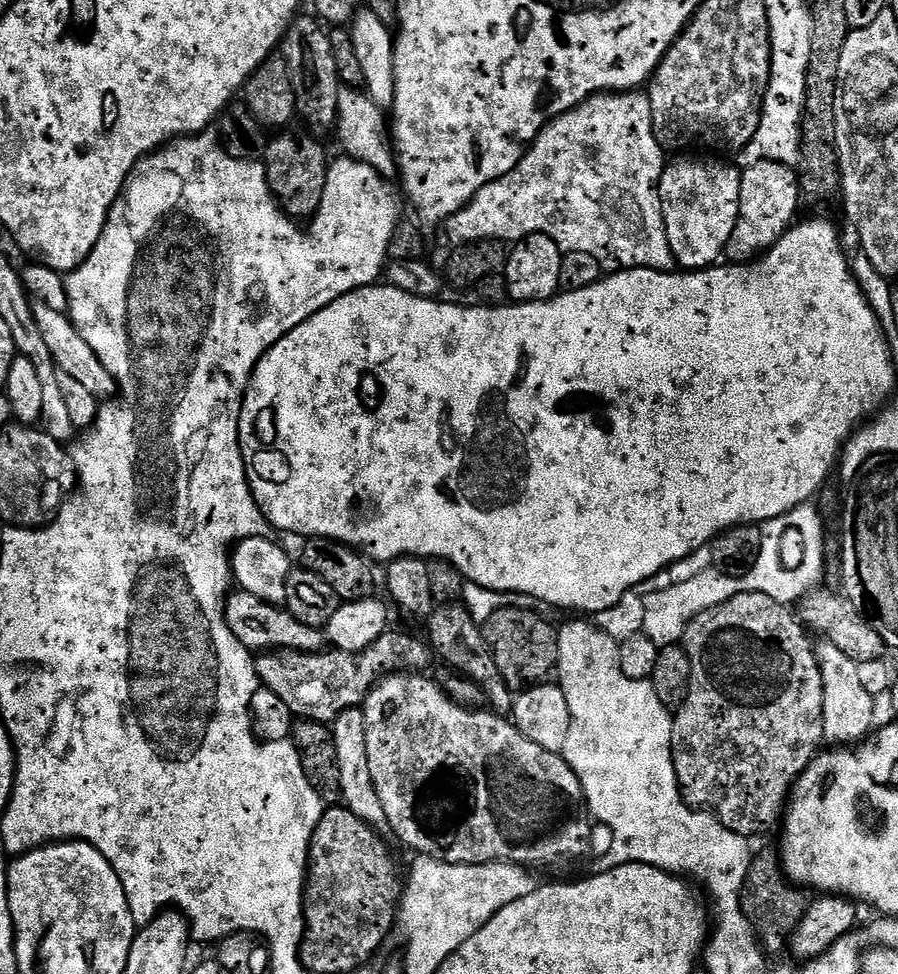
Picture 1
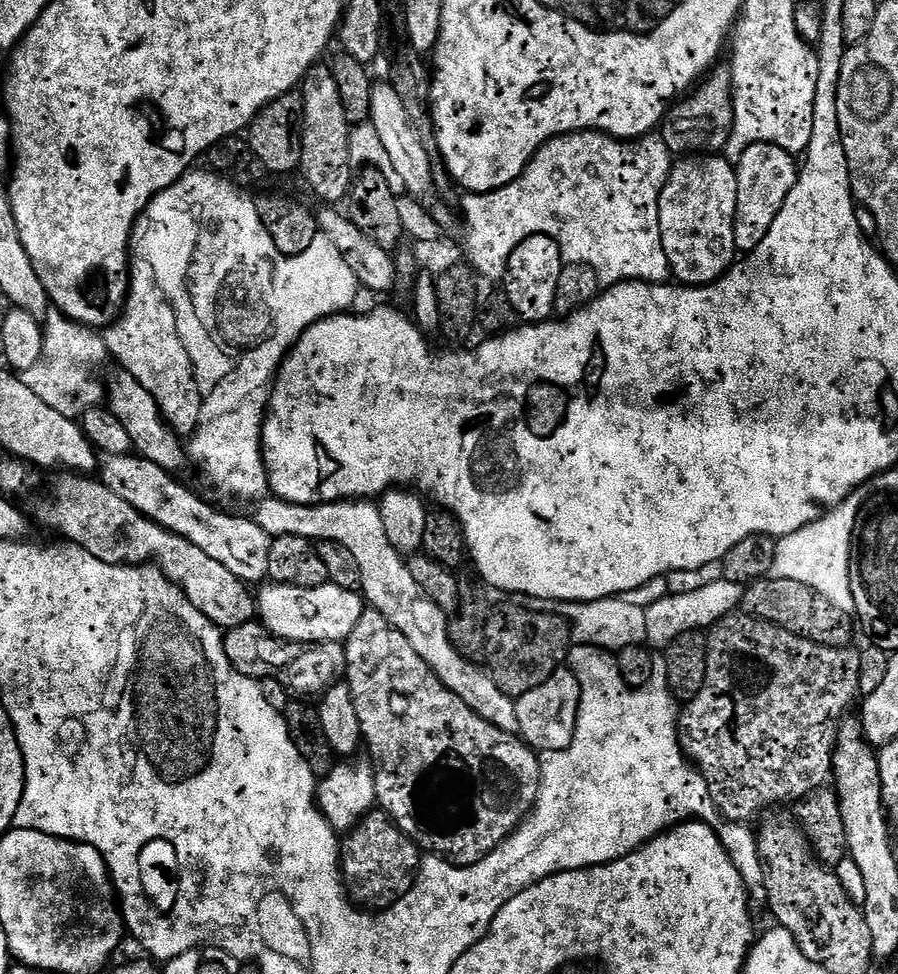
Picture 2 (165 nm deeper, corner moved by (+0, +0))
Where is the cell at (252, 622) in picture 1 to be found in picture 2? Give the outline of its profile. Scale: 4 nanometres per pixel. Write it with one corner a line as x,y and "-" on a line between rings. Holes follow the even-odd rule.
67,470
52,484
52,497
44,500
36,508
36,520
53,528
57,537
73,544
79,544
94,558
107,564
146,564
151,562
159,567
164,577
171,584
178,585
190,598
190,602
210,622
214,622
221,630
237,628
249,623
257,615
253,593
249,585
239,580
222,562
210,558
194,542
158,526
153,520
147,520
130,502
118,498
114,490
110,490
91,475
80,475

